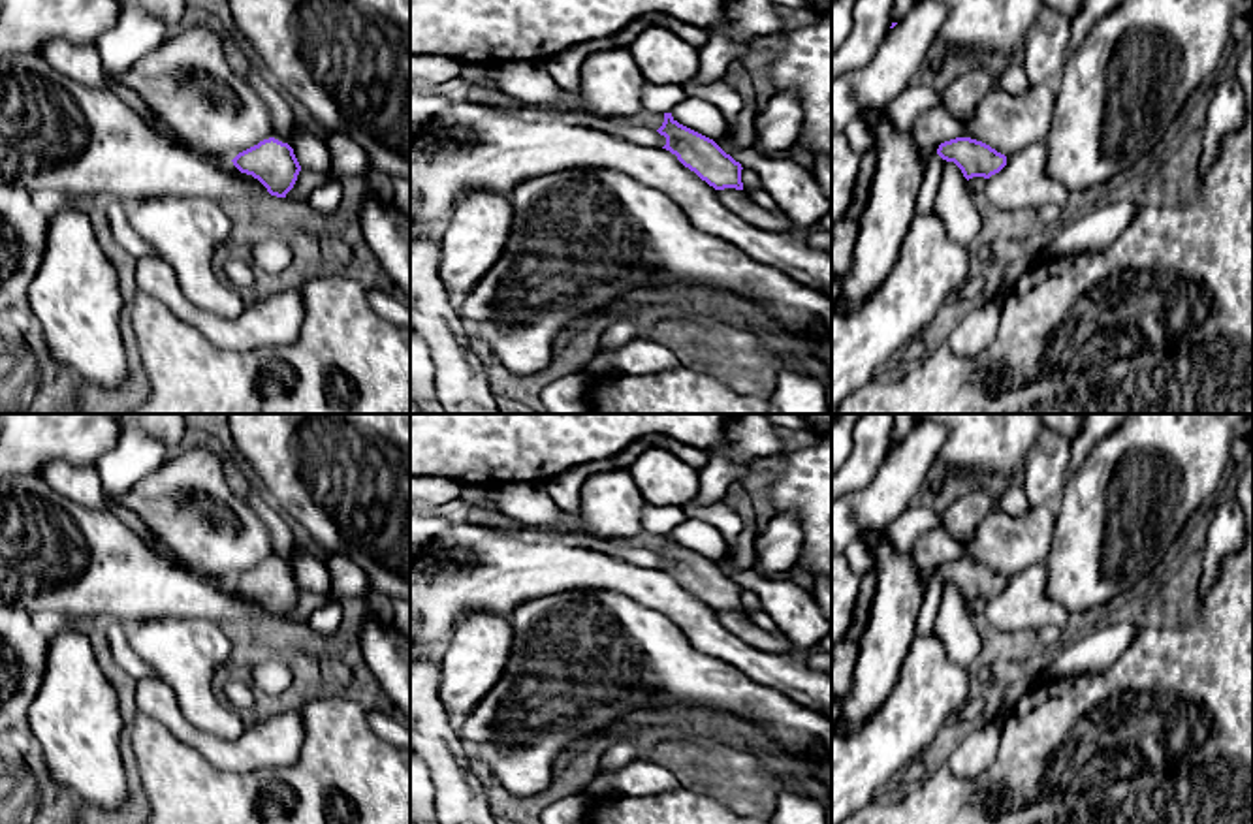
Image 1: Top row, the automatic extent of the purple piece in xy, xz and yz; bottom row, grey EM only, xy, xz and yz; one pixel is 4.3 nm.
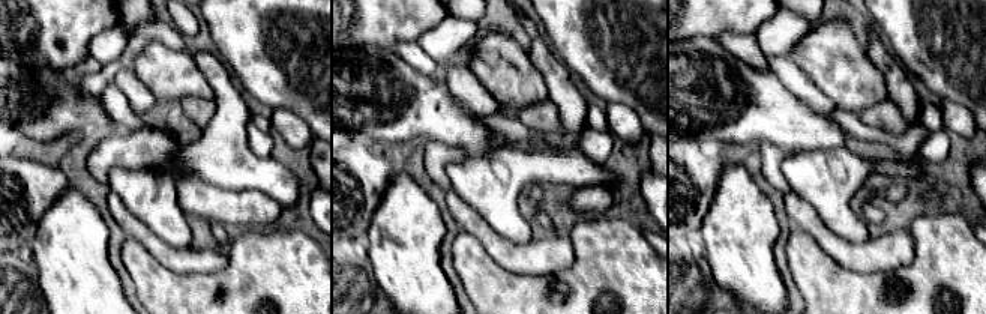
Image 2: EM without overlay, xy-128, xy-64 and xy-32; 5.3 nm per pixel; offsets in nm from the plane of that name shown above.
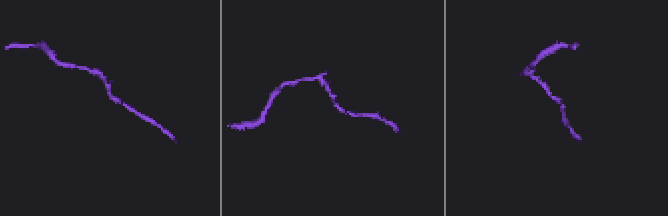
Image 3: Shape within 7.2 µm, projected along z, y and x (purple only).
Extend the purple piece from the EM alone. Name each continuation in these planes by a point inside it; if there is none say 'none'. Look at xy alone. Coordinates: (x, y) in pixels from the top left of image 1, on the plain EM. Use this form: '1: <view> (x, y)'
none

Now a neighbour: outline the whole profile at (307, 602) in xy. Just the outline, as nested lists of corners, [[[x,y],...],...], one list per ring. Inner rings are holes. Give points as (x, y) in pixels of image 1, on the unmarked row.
[[[301,589],[293,610],[286,615],[284,621],[288,621],[288,623],[307,621],[309,615],[316,608],[320,608],[327,602],[339,602],[339,598],[333,596],[331,593],[329,594],[318,594],[318,593],[310,593],[310,591]]]

